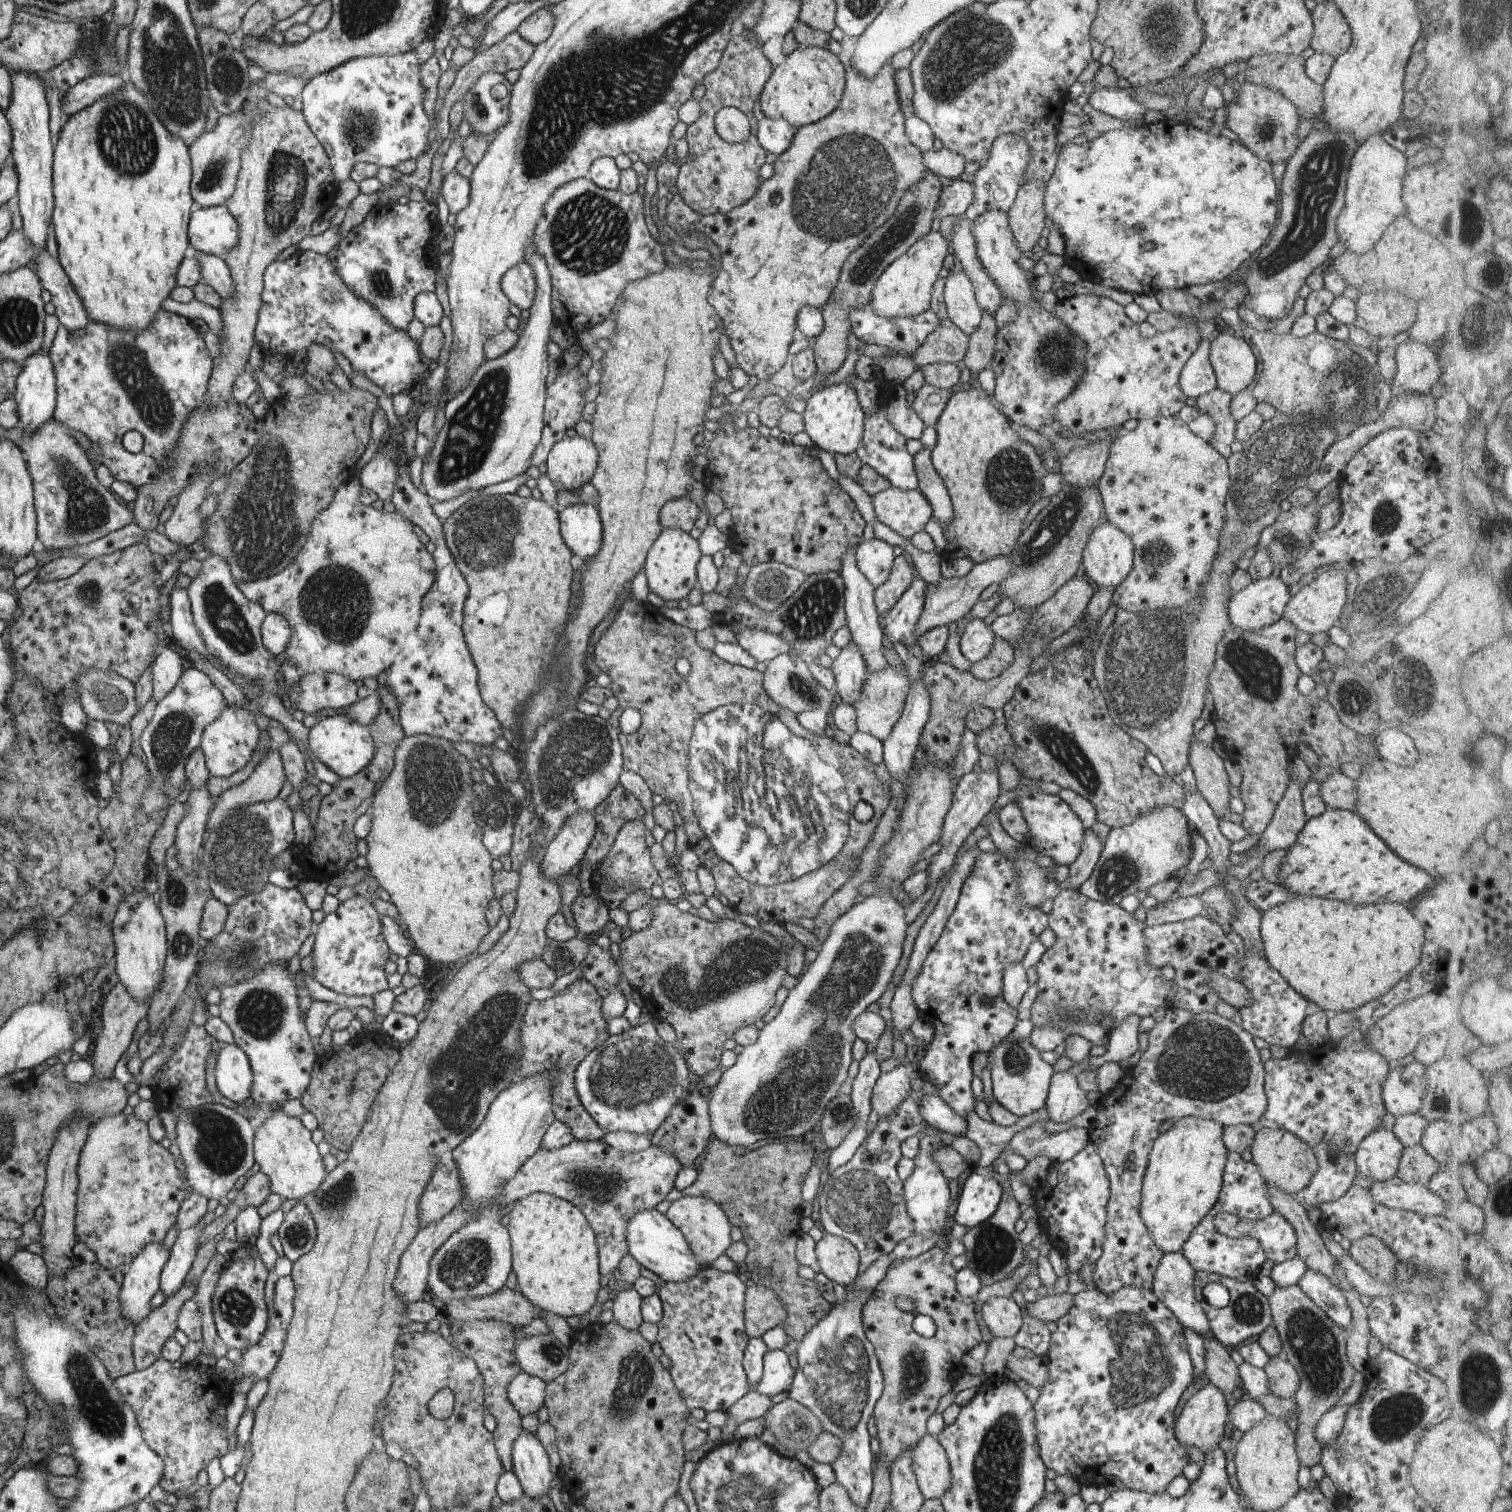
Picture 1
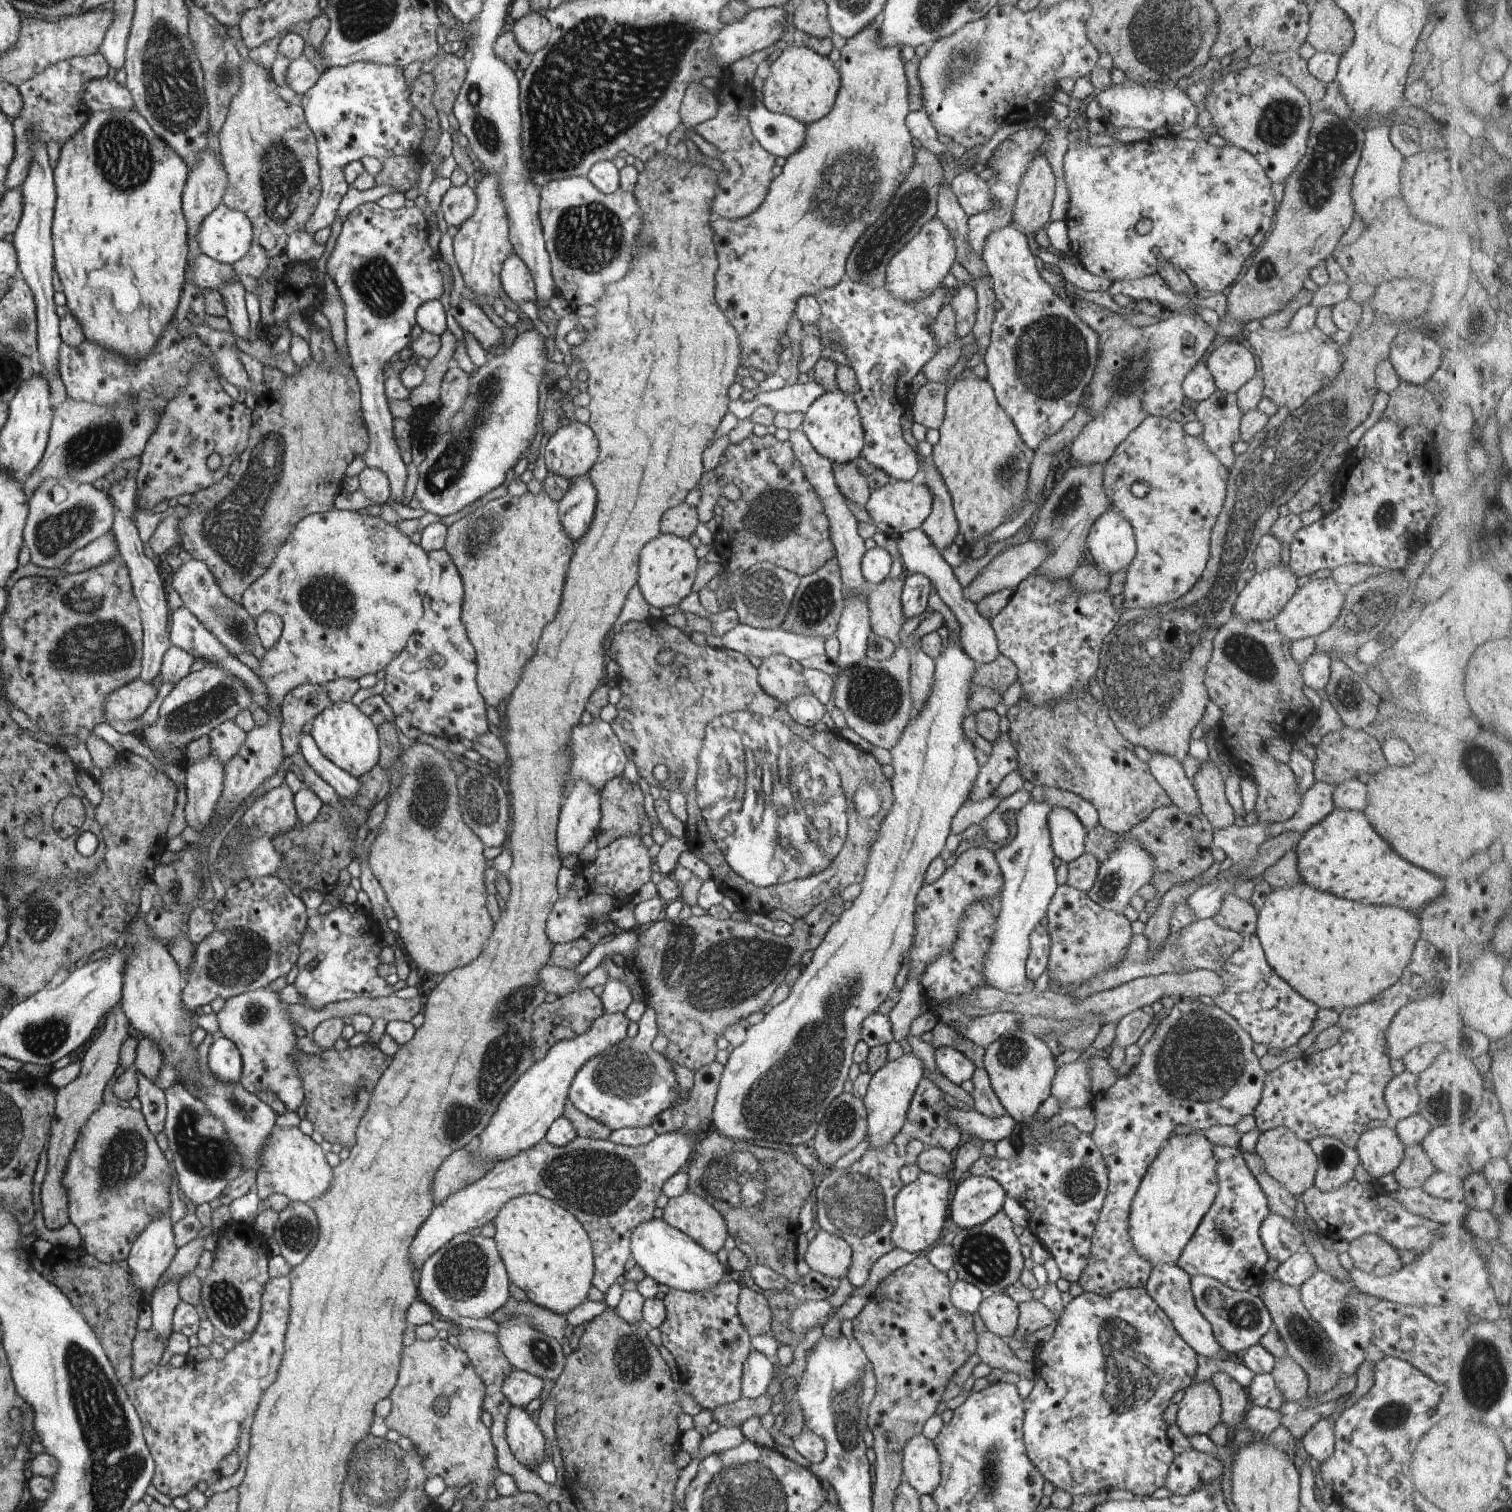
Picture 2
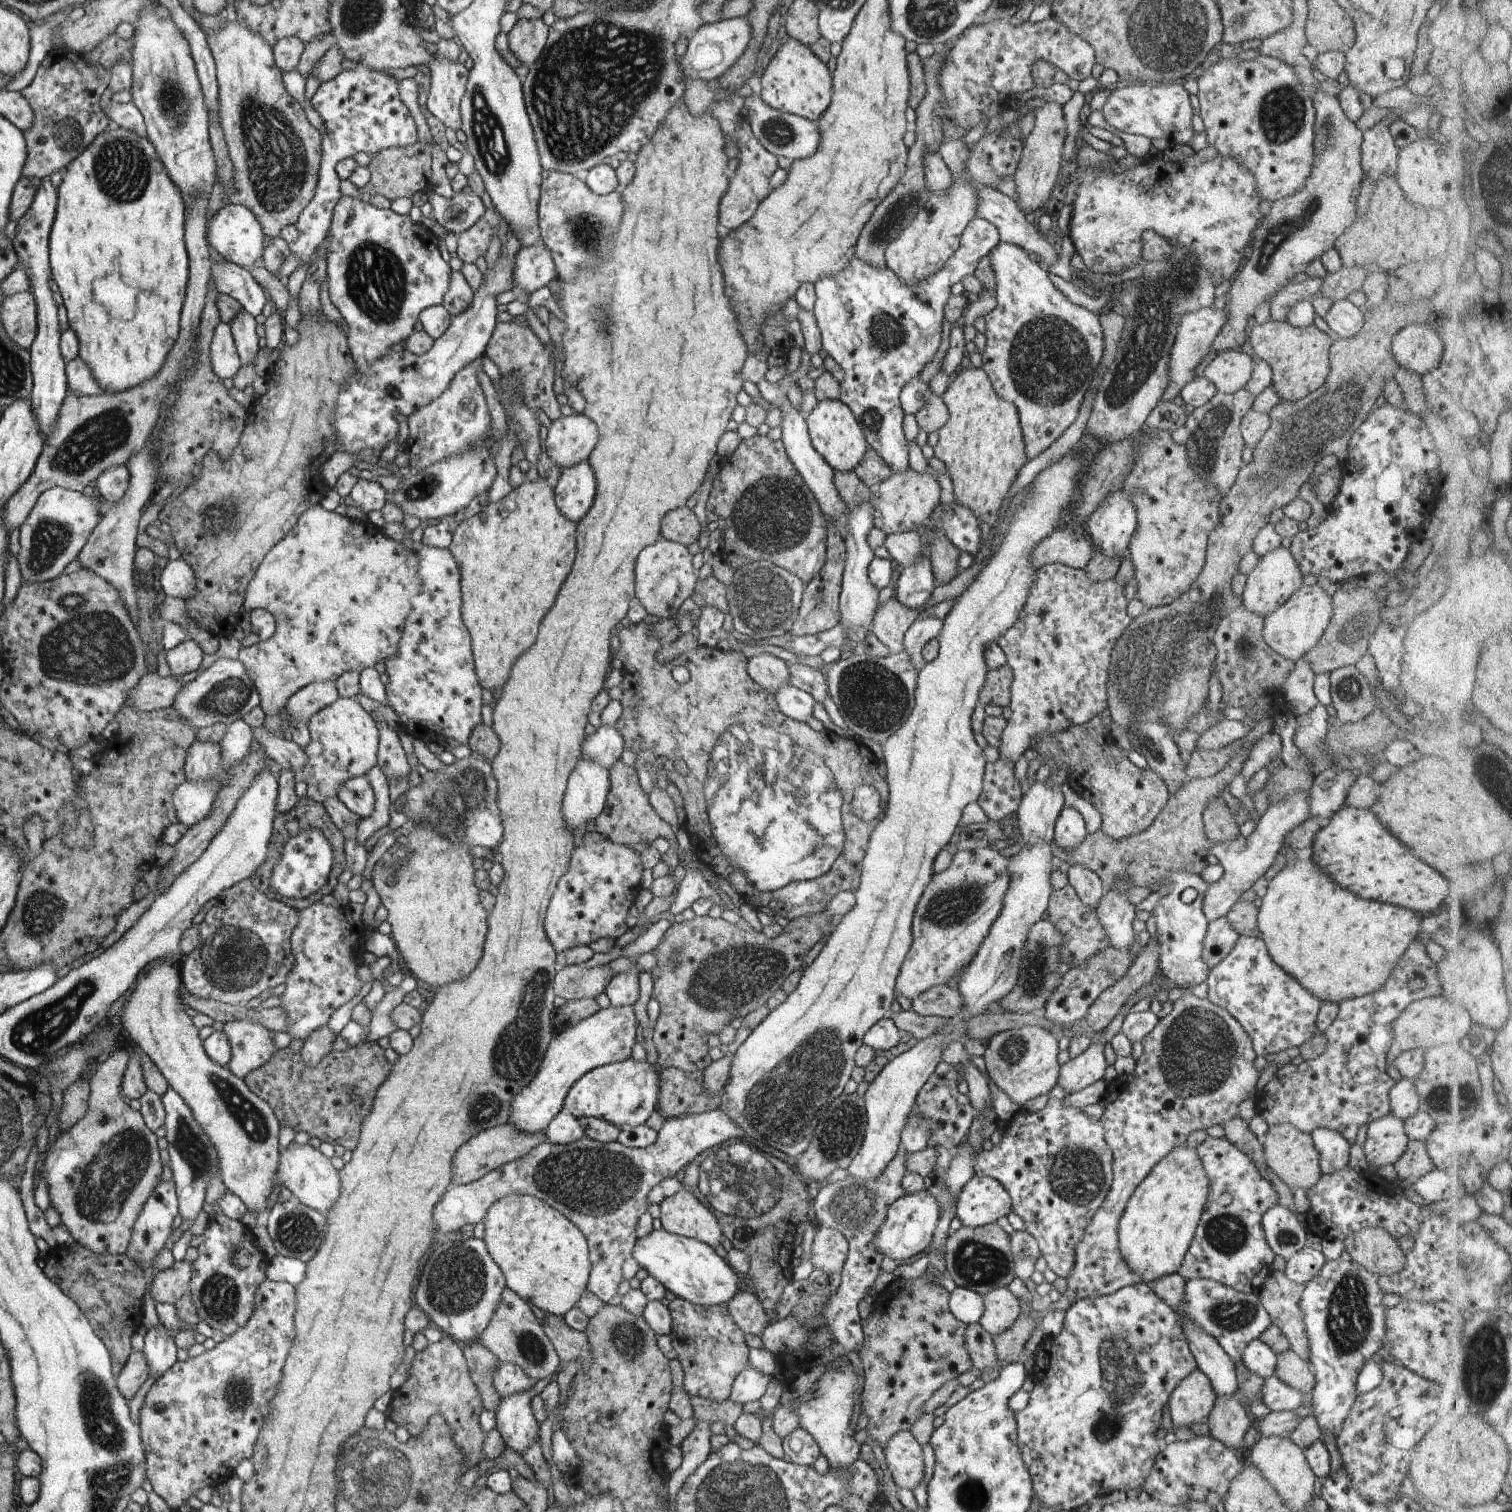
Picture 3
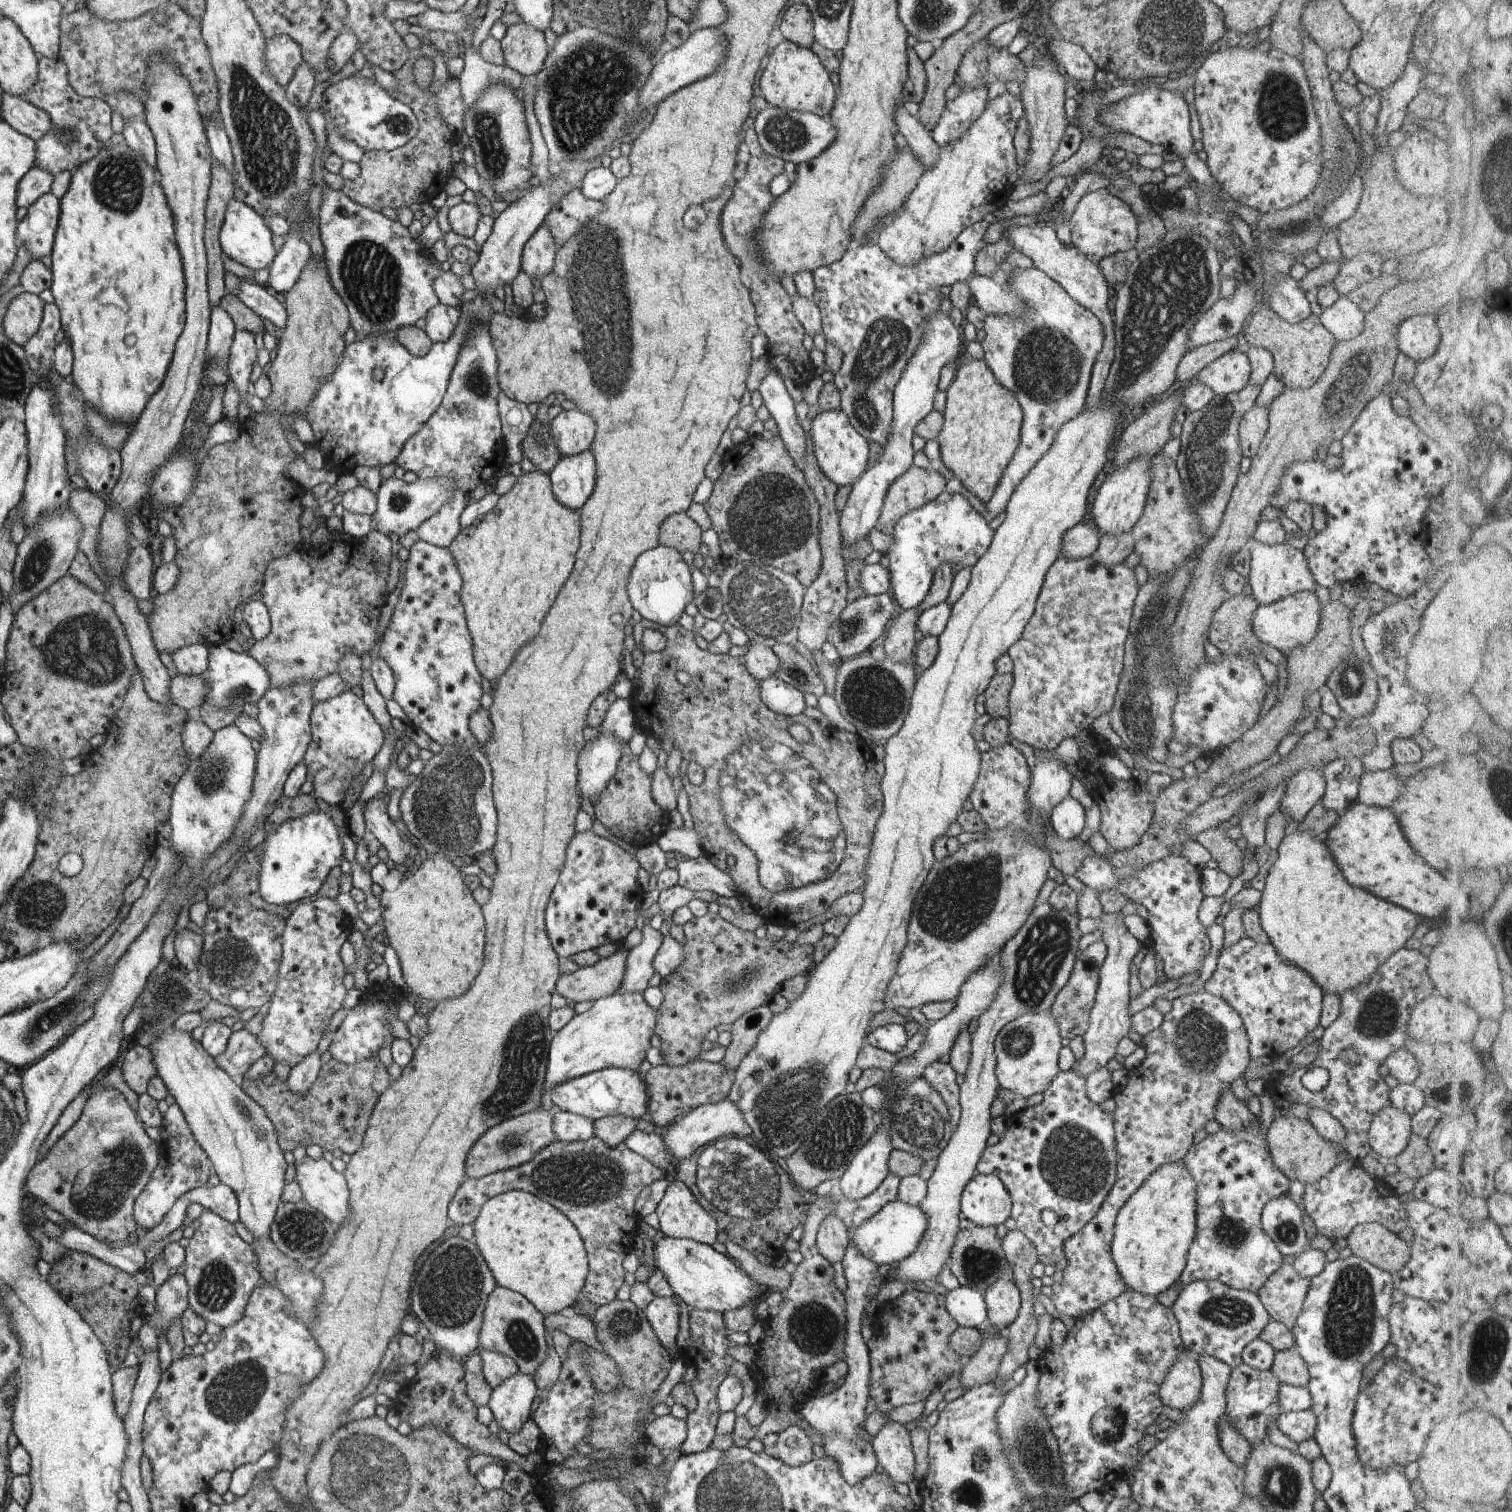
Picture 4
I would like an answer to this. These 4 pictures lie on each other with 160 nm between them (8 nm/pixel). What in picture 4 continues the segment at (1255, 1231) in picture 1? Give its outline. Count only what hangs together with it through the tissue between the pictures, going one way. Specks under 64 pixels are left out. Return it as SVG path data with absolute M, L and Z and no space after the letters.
M1280 1194L1263 1206L1261 1228L1283 1255L1300 1254L1309 1246L1310 1240L1302 1227L1304 1213L1287 1194Z

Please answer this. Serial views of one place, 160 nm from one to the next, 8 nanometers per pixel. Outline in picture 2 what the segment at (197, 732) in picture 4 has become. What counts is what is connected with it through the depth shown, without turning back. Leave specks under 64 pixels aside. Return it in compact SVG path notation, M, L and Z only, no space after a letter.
M214 757L186 768L187 803L185 820L194 830L204 829L211 820L223 791L225 767Z

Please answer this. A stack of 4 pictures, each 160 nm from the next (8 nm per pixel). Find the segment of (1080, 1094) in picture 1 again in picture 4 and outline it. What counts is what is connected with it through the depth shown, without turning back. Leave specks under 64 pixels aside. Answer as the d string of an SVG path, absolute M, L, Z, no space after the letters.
M1116 912L1114 914L1102 914L1097 920L1098 928L1102 931L1102 941L1107 948L1107 955L1099 972L1099 985L1095 1003L1090 1013L1089 1027L1083 1034L1084 1056L1075 1061L1070 1069L1085 1079L1093 1072L1106 1067L1106 1064L1117 1053L1119 1042L1131 1028L1131 1016L1128 1014L1130 964L1132 964L1134 956L1141 947L1141 943L1126 929L1123 917Z

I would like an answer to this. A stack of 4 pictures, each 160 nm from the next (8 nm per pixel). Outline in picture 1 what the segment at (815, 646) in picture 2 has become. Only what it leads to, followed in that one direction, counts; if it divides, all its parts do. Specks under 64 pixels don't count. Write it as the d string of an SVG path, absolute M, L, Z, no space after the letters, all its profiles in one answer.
M744 629L742 633L736 636L738 644L746 650L752 658L755 658L757 662L767 664L769 660L772 660L776 655L782 653L793 654L786 640L768 631Z

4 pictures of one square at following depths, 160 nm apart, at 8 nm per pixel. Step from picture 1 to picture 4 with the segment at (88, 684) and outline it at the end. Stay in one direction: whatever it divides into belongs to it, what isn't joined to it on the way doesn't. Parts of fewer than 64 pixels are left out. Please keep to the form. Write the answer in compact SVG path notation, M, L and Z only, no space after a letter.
M178 673L171 678L171 704L185 708L189 712L196 712L204 702L210 688L201 675L183 675Z

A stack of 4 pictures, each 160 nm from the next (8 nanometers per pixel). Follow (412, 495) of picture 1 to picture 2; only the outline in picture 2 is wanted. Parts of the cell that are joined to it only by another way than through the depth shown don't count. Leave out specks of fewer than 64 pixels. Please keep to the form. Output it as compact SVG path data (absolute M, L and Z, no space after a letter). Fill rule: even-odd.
M376 202L363 203L357 206L352 212L346 217L346 221L342 223L342 229L340 235L336 239L335 248L331 252L330 259L327 260L326 268L327 273L332 277L334 285L332 290L339 292L345 306L345 323L346 323L346 340L349 348L349 353L352 359L352 368L356 371L356 378L359 381L359 387L362 391L362 407L363 407L363 418L366 420L367 429L370 431L370 444L363 454L363 459L366 461L368 467L379 468L383 470L391 483L391 498L390 501L401 502L404 498L404 484L406 484L406 466L402 462L402 456L398 452L398 446L396 446L396 440L394 440L394 432L392 432L392 414L388 410L388 402L386 402L386 396L384 396L384 380L382 380L382 366L385 366L390 362L391 358L396 354L408 353L410 344L413 338L410 336L412 328L418 321L418 310L420 306L423 306L428 301L434 301L442 296L442 274L440 274L440 268L438 268L438 260L436 260L436 254L434 250L430 248L428 244L428 230L426 230L426 218L422 214L420 208L406 207L405 205L394 210L384 209L380 207ZM445 551L431 552L433 585L423 601L426 611L407 648L386 668L384 700L392 707L394 723L404 736L417 740L421 734L440 738L468 738L474 742L490 732L486 706L477 687L476 651L462 621L463 577Z

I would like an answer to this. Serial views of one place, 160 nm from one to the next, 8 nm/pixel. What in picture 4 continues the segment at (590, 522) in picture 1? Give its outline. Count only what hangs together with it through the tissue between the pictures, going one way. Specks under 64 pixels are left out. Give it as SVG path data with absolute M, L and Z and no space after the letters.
M592 450L562 456L550 472L556 498L568 508L582 508L594 488L595 455Z

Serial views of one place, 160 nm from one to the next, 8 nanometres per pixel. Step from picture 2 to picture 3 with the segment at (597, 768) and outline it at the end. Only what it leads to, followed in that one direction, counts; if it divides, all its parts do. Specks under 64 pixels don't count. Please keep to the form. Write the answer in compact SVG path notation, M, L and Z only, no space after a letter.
M602 724L593 734L588 735L583 744L583 757L609 769L621 759L624 747L619 730L615 726Z

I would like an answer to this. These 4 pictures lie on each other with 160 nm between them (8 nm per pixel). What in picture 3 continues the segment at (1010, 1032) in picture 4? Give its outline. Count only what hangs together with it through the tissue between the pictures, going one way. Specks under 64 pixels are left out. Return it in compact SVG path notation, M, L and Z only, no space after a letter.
M1023 1025L1009 1031L995 1034L986 1042L983 1058L989 1074L990 1080L1007 1094L1020 1108L1024 1109L1024 1104L1041 1094L1049 1095L1054 1086L1057 1085L1059 1070L1058 1063L1058 1035L1057 1031L1049 1031L1040 1026Z

